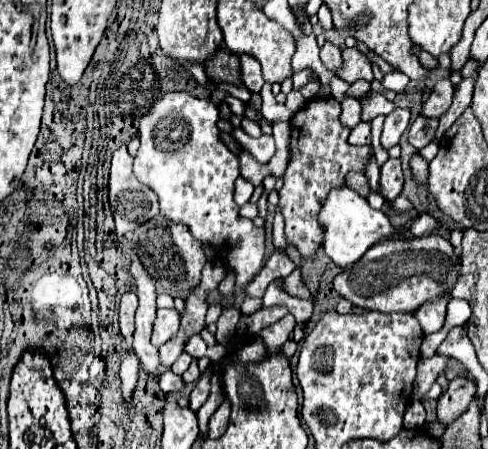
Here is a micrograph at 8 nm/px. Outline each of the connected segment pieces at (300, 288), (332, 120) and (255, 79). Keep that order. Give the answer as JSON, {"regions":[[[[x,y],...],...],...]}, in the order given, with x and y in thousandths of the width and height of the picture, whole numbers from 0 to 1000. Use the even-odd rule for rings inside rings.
{"regions":[[[[607,597],[605,604],[582,621],[582,646],[594,657],[641,670],[637,650],[619,626],[615,597]],[[605,608],[609,608],[609,612],[605,612]]],[[[662,216],[629,229],[596,265],[596,350],[592,372],[580,394],[580,416],[572,425],[572,461],[584,483],[584,523],[621,572],[637,572],[662,532],[662,510],[654,506],[654,461],[670,439],[678,416],[699,416],[715,381],[744,381],[756,354],[756,327],[723,327],[711,318],[711,283],[695,274],[695,225],[682,216]]],[[[498,120],[492,125],[492,145],[498,189],[514,207],[531,207],[543,185],[535,158],[531,158],[531,140],[523,140],[523,129],[514,122]]]]}

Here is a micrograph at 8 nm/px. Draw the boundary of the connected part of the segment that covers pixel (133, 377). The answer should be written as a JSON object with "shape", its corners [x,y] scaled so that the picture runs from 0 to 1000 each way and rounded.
{"shape":[[[260,782],[252,804],[248,804],[248,817],[244,817],[244,840],[248,840],[248,884],[256,893],[256,902],[268,902],[268,889],[273,889],[273,866],[281,857],[281,844],[285,844],[285,795],[277,791],[277,782]]]}

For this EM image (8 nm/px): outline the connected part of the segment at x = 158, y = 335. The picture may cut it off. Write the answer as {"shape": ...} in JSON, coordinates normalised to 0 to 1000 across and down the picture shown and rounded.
{"shape":[[[322,688],[322,710],[314,724],[314,751],[309,764],[318,773],[330,773],[342,764],[359,737],[367,733],[367,697],[359,688]]]}

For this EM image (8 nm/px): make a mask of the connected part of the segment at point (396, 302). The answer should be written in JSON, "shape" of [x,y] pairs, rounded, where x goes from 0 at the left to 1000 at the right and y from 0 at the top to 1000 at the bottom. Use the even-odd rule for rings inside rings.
{"shape":[[[900,523],[846,532],[789,532],[764,546],[732,586],[703,599],[686,621],[686,648],[727,684],[781,697],[842,697],[871,670],[924,648],[941,617],[941,577],[924,541]],[[805,679],[805,684],[777,684]]]}

